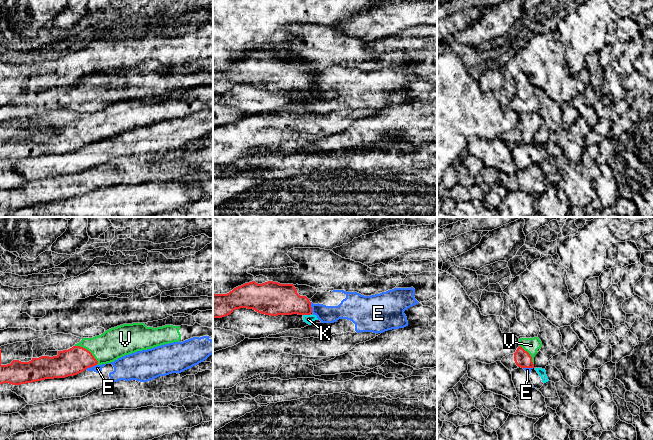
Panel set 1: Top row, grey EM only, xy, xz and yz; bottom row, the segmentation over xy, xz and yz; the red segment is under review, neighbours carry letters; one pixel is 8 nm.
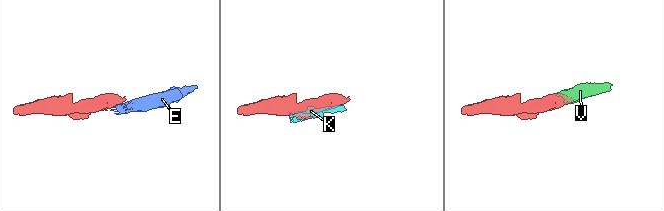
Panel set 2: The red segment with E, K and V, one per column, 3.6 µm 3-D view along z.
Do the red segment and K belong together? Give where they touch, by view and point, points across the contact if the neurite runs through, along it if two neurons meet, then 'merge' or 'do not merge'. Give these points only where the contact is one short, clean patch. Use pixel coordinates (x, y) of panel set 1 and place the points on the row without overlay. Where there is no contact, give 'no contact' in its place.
meets red in xz at (306, 90); do not merge

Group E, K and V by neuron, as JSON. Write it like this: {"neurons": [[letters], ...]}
{"neurons": [["E", "K"], ["V"]]}

